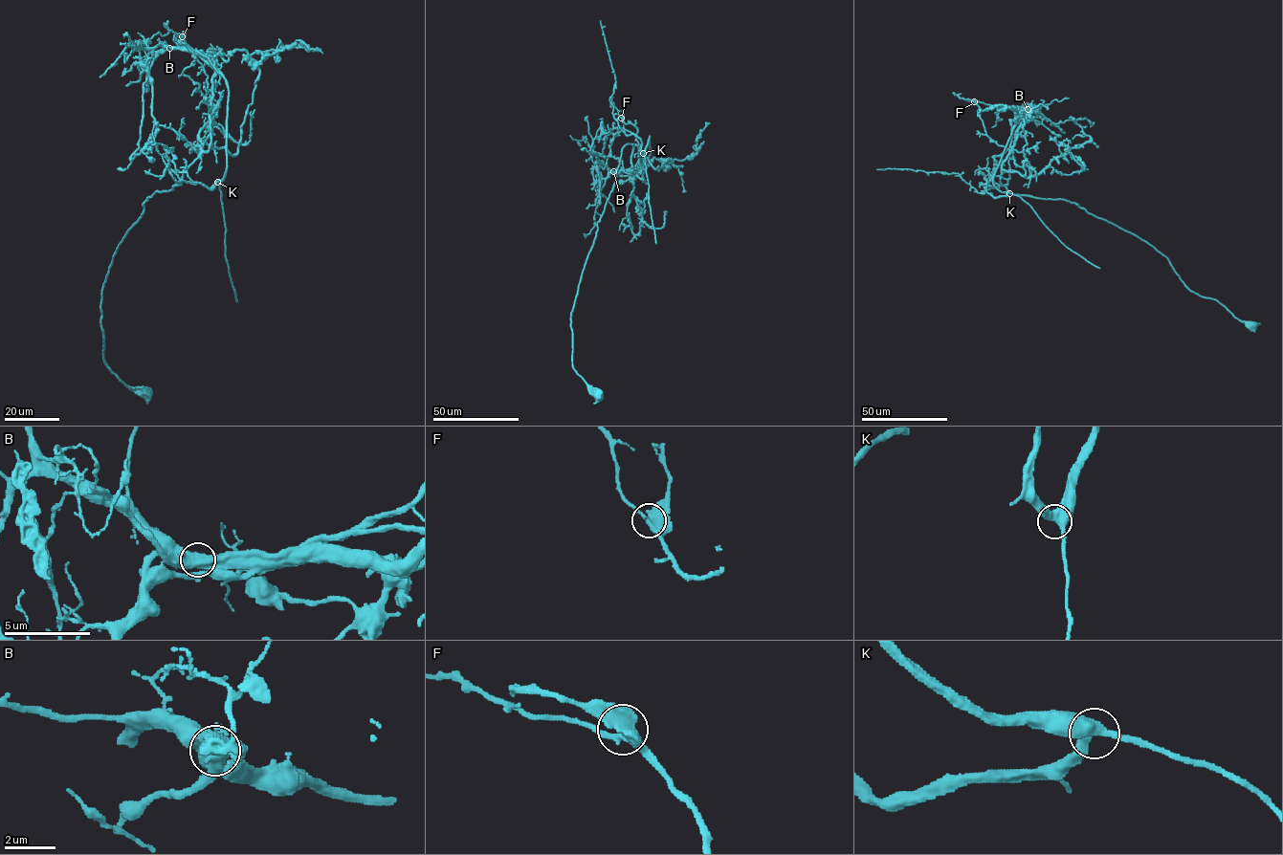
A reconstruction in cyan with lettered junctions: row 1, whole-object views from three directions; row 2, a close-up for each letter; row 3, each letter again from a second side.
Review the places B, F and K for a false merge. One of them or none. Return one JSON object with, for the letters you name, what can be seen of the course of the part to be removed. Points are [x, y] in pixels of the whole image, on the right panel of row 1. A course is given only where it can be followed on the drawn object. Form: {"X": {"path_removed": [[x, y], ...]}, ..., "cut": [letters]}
{"B": {"path_removed": [[1028, 109], [1017, 117], [993, 178], [993, 185], [1006, 195], [995, 198], [978, 193], [959, 174], [877, 169]]}, "cut": ["B"]}

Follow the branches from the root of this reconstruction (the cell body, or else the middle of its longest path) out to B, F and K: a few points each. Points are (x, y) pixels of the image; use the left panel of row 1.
B: (148, 392), (104, 362), (101, 292), (143, 203), (180, 185), (209, 149), (214, 70), (169, 49)
F: (148, 392), (104, 362), (101, 292), (143, 203), (180, 185), (209, 149), (208, 76), (182, 36)
K: (148, 392), (104, 362), (101, 292), (143, 203), (209, 149), (212, 66), (228, 88), (217, 182)

